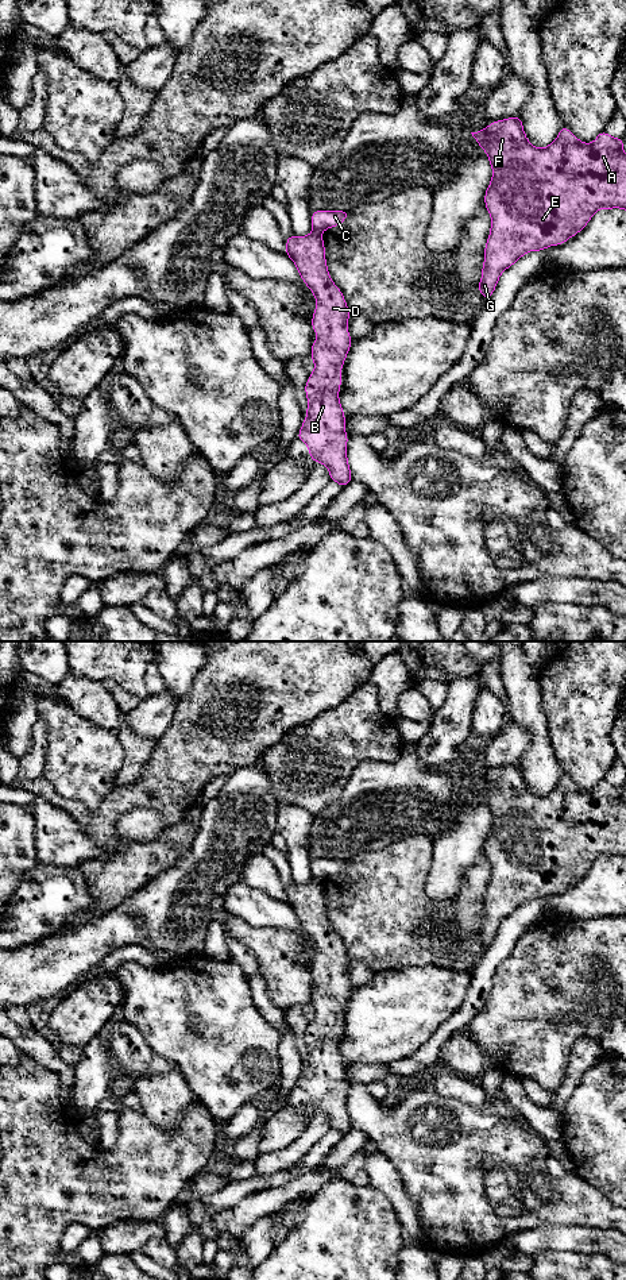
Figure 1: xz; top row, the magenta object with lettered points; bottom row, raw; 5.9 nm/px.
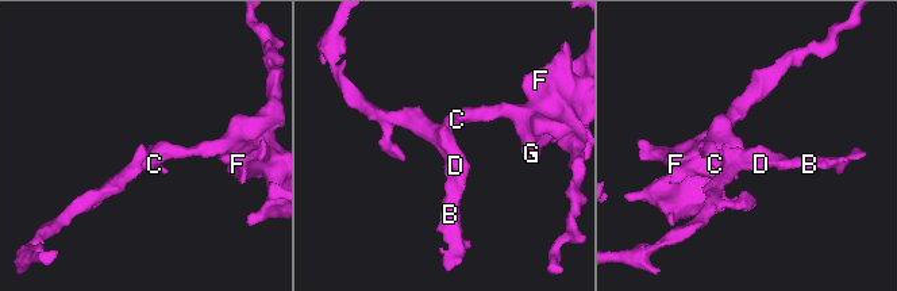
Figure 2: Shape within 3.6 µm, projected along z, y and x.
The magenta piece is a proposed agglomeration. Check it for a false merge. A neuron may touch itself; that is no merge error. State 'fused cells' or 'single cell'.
fused cells

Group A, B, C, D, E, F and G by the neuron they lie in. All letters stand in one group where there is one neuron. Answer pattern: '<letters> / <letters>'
A C E F G / B D

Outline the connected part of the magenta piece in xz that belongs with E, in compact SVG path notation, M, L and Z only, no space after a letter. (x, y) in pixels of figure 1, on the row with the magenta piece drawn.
M519 116L495 120L471 134L487 154L492 169L483 200L491 227L478 284L484 300L492 296L501 274L526 252L564 244L599 209L626 211L626 154L622 138L602 131L592 143L584 143L563 124L550 144L537 149L526 138Z

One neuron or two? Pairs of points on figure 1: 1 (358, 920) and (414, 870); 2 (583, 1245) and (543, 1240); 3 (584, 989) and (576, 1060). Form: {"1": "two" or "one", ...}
{"1": "one", "2": "one", "3": "two"}

